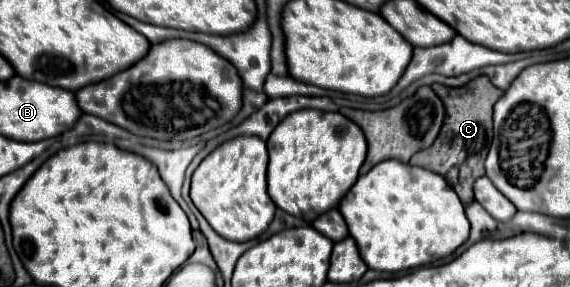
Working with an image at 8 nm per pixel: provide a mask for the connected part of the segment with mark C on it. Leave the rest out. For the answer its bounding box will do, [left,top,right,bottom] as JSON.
[411,75,503,205]

